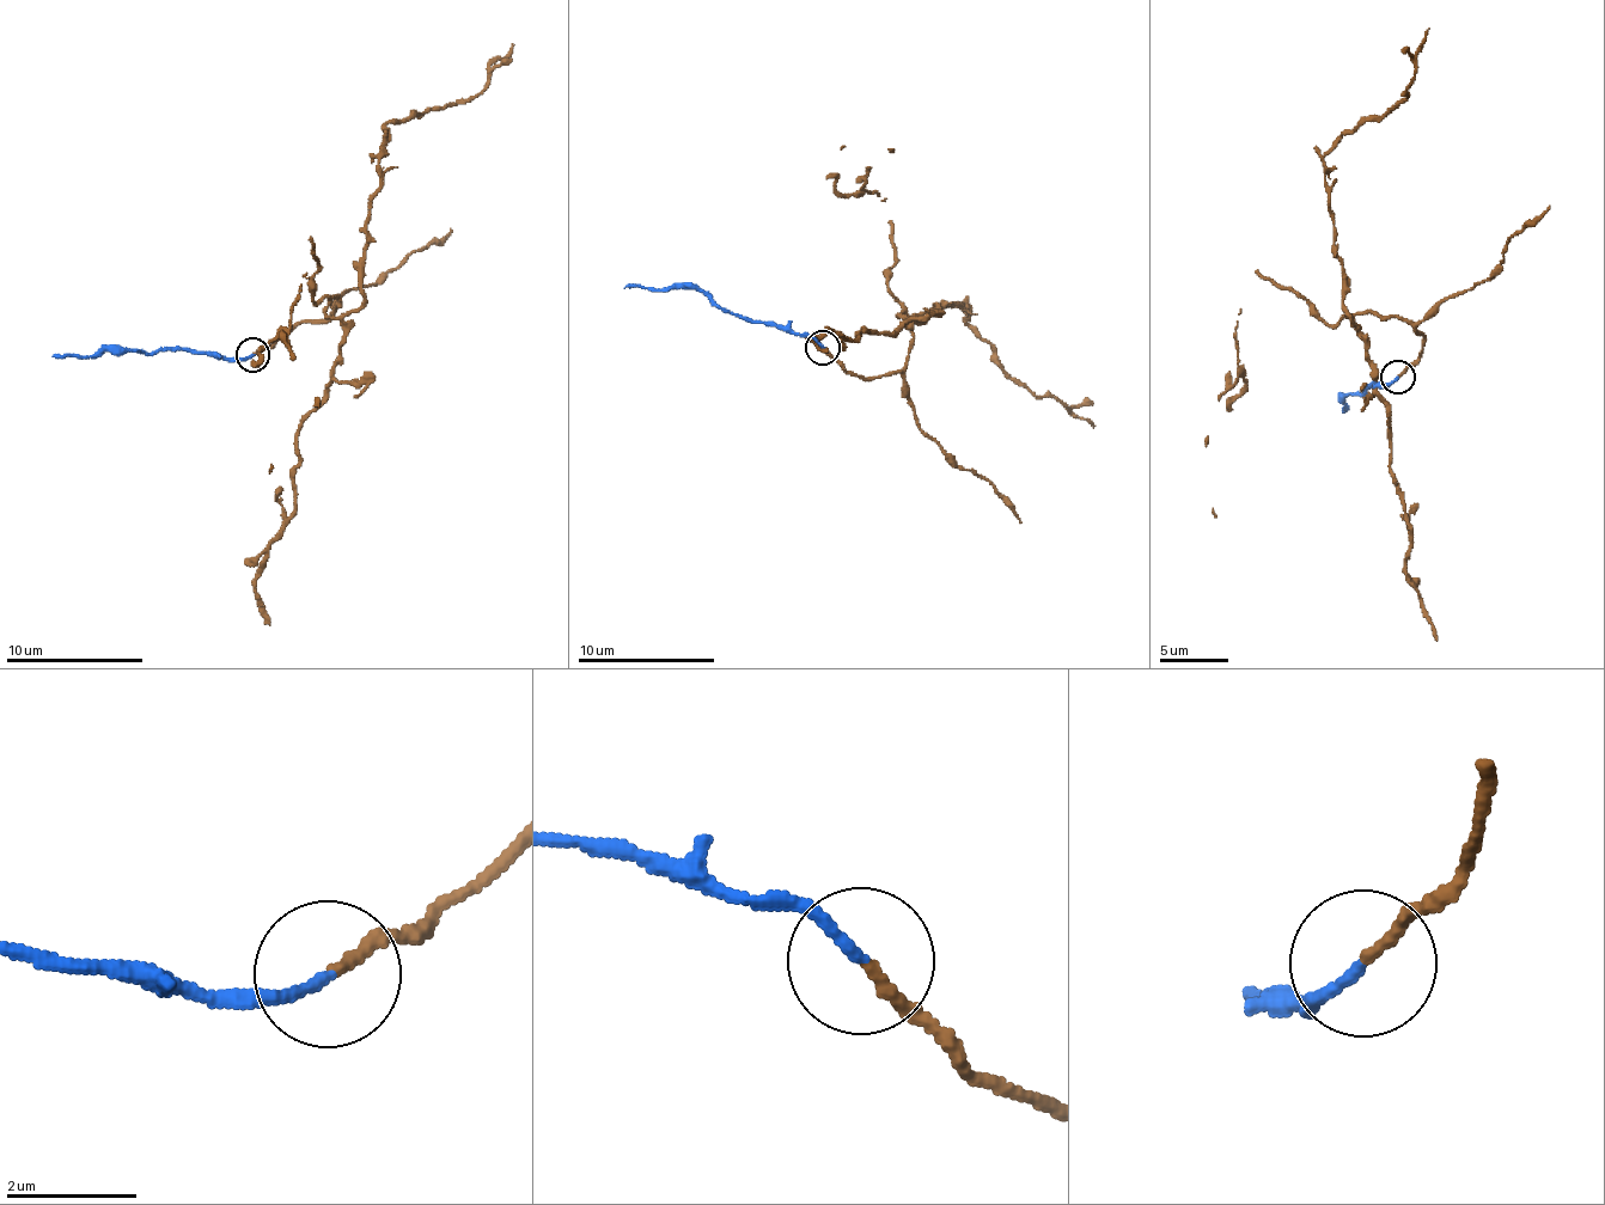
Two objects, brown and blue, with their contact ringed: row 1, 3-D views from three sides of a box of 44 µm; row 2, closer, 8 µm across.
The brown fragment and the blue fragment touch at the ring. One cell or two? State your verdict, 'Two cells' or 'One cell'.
Two cells

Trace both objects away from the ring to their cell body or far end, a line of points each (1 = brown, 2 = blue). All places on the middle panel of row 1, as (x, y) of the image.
1: (822, 348), (847, 371), (891, 375), (913, 337), (898, 316), (963, 303), (995, 361), (1094, 428)
2: (822, 348), (811, 337), (730, 314), (691, 287), (623, 287)

